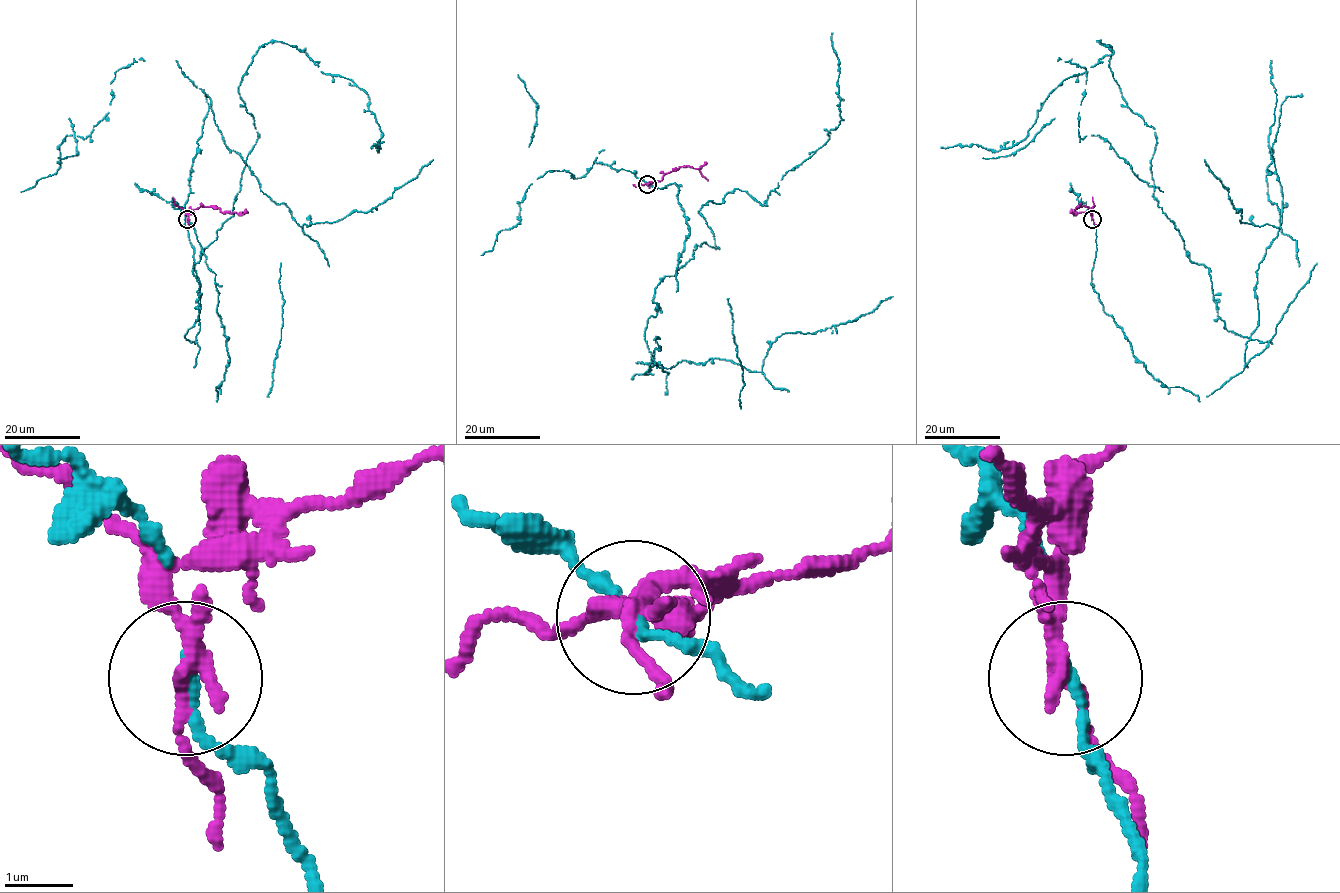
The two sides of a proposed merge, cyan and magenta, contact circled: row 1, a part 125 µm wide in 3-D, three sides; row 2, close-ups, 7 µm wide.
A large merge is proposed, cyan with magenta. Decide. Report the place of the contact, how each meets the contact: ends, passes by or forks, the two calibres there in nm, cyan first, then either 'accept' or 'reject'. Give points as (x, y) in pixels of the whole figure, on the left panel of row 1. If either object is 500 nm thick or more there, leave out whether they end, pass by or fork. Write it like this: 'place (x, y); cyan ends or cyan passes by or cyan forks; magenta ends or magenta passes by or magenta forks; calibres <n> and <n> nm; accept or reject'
place (187, 219); cyan ends; magenta forks; calibres 160 and 180 nm; reject

